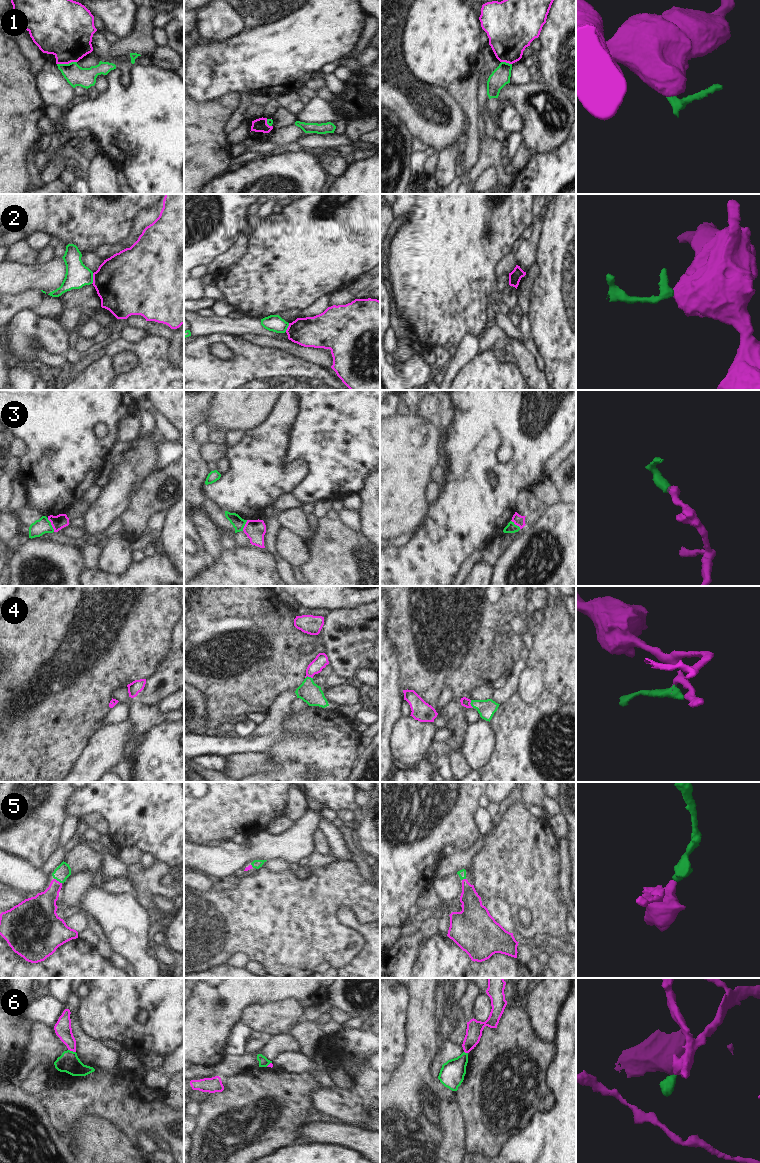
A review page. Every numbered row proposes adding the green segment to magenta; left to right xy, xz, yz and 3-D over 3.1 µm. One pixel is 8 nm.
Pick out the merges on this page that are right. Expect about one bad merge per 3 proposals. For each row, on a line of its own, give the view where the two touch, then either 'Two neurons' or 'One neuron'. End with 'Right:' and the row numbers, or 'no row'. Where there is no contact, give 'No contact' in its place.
1: Touches magenta in xy. Two neurons
2: Touches magenta in xy. Two neurons
3: Touches magenta in xy. Two neurons
4: Touches magenta in xz. One neuron
5: Touches magenta in xy. One neuron
6: Touches magenta in xy. Two neurons
Right: 4, 5.

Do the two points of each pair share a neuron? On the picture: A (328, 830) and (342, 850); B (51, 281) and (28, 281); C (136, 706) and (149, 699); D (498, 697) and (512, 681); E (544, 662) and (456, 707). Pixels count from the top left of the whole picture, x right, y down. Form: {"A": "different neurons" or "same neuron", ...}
{"A": "same neuron", "B": "same neuron", "C": "different neurons", "D": "same neuron", "E": "different neurons"}

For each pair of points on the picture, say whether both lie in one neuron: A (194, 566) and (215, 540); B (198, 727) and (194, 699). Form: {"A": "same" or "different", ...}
{"A": "different", "B": "same"}

